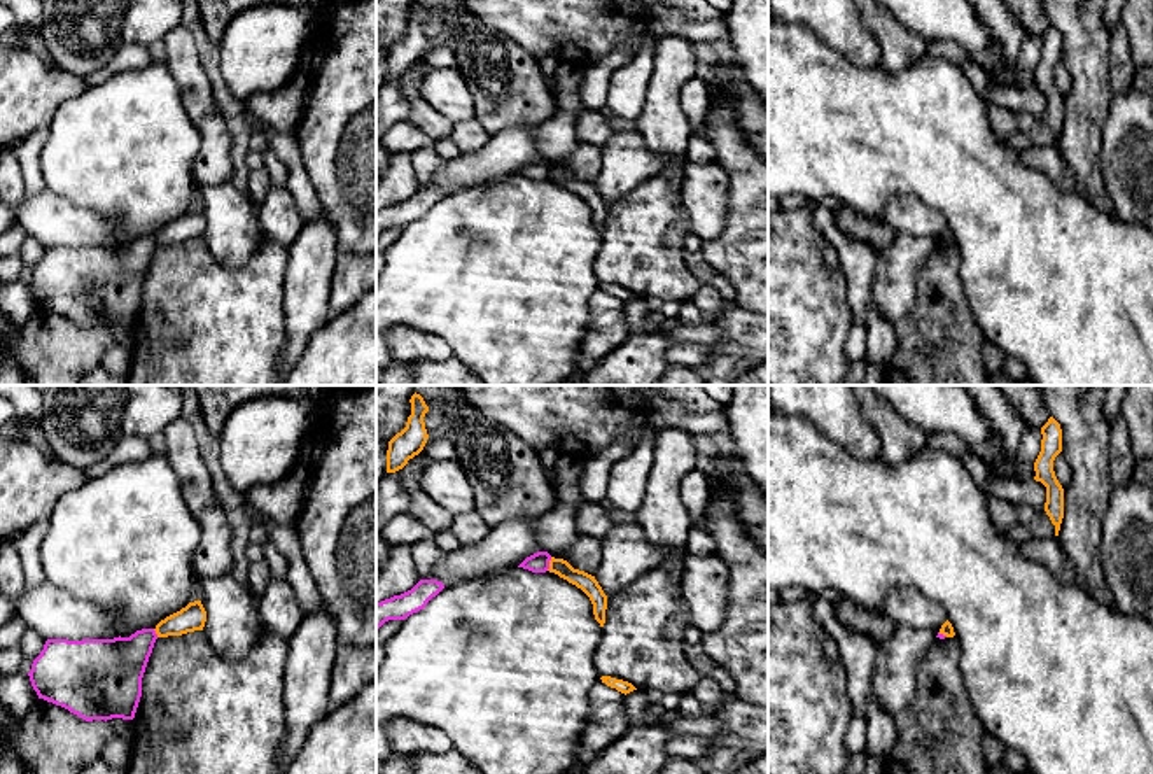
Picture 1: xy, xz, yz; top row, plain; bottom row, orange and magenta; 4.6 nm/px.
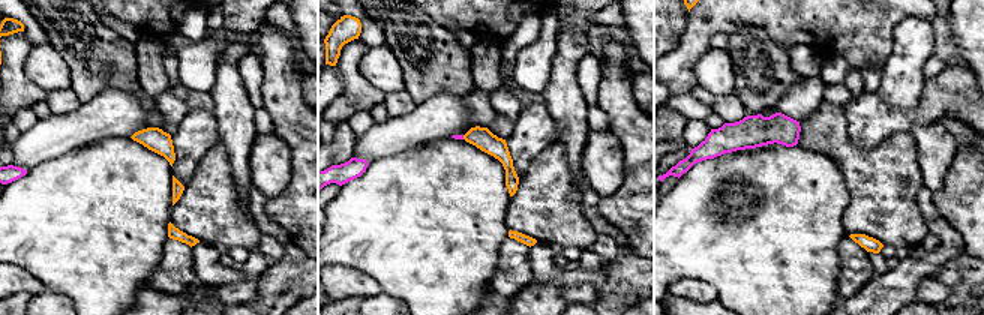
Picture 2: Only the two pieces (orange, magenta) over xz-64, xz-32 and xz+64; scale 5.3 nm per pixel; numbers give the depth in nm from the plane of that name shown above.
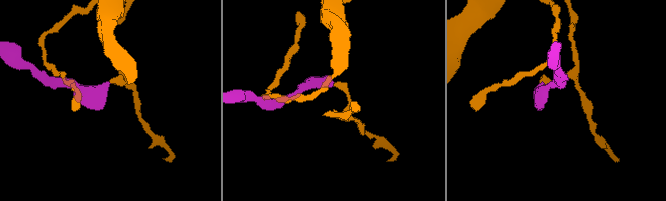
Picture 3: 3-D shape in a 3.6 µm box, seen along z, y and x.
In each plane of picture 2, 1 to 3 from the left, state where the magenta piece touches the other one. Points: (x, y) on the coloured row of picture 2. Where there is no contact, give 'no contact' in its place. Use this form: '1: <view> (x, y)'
1: no contact
2: xz-32 (464, 137)
3: no contact

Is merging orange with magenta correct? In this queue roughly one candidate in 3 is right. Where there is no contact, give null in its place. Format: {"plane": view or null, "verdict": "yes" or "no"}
{"plane": "xz", "verdict": "no"}

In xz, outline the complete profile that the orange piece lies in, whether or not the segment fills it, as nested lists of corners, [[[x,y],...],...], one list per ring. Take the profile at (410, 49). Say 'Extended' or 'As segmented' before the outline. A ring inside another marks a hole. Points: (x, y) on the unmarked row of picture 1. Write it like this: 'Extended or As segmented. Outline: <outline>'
As segmented. Outline: [[[416,0],[411,4],[409,11],[411,23],[408,25],[406,35],[388,49],[387,81],[395,81],[402,77],[409,67],[423,58],[429,46],[423,30],[429,14]]]

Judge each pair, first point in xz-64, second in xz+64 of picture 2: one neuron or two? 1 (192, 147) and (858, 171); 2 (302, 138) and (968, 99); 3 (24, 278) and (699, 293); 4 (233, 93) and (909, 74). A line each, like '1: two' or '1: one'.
1: two
2: two
3: one
4: one

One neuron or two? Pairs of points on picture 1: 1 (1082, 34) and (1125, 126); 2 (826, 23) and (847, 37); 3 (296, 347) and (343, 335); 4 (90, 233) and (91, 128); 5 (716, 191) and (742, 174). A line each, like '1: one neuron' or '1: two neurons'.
1: two neurons
2: one neuron
3: two neurons
4: two neurons
5: two neurons

